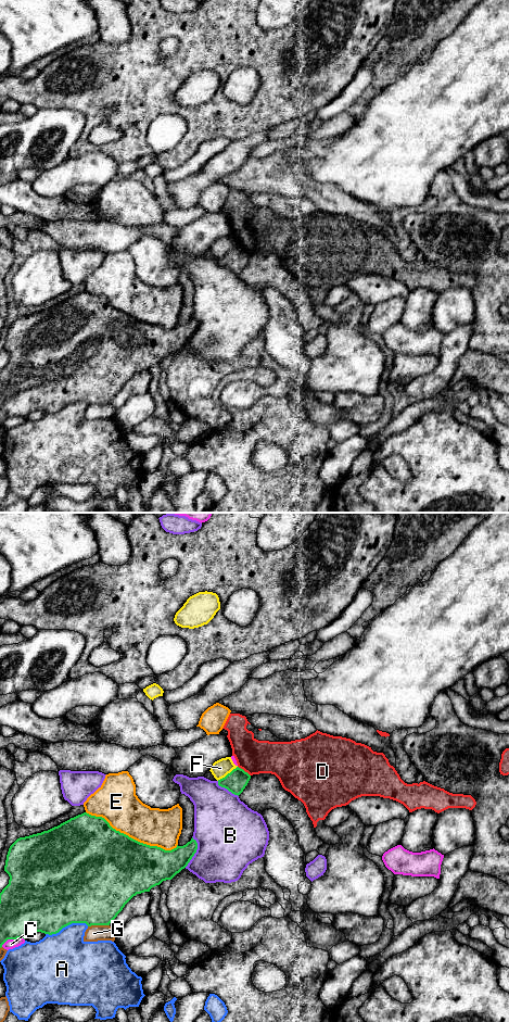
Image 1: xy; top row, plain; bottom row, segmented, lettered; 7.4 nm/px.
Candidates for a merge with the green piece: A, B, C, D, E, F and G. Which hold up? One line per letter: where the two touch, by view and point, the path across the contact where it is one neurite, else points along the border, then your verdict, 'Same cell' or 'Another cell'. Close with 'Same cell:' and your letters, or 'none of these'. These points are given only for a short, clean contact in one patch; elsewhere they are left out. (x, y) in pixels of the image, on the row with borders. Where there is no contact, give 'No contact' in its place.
A: Touches green at xy (66, 925). Another cell
B: Touches green at xy (195, 852). Another cell
C: Touches green at xy (12, 938). Another cell
D: Touches green at xy (243, 770). Boundary: xy (238, 766), (250, 776). Another cell
E: Touches green at xy (130, 837). Another cell
F: Touches green at xy (228, 773). Another cell
G: Touches green at xy (98, 924). Another cell
Same cell: none of these

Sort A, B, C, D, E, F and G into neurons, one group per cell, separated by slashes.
A / B / C / D / E / F / G

